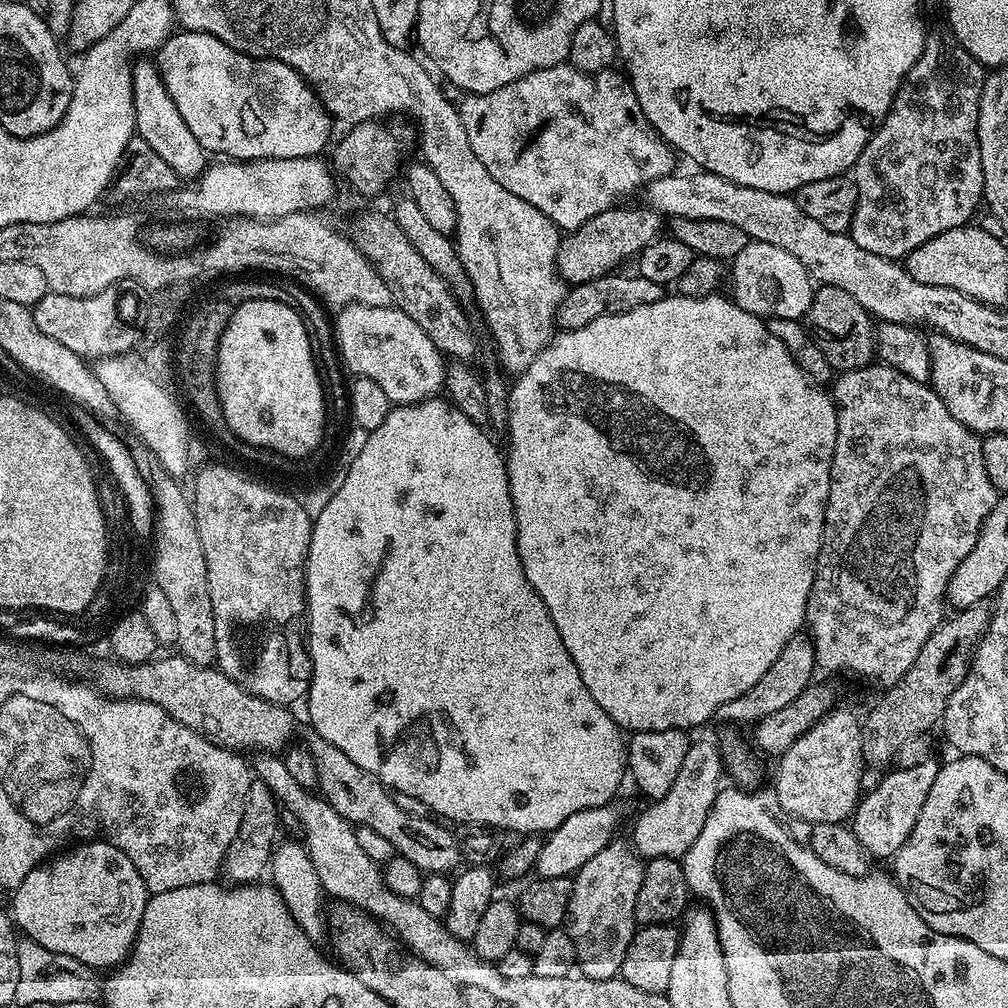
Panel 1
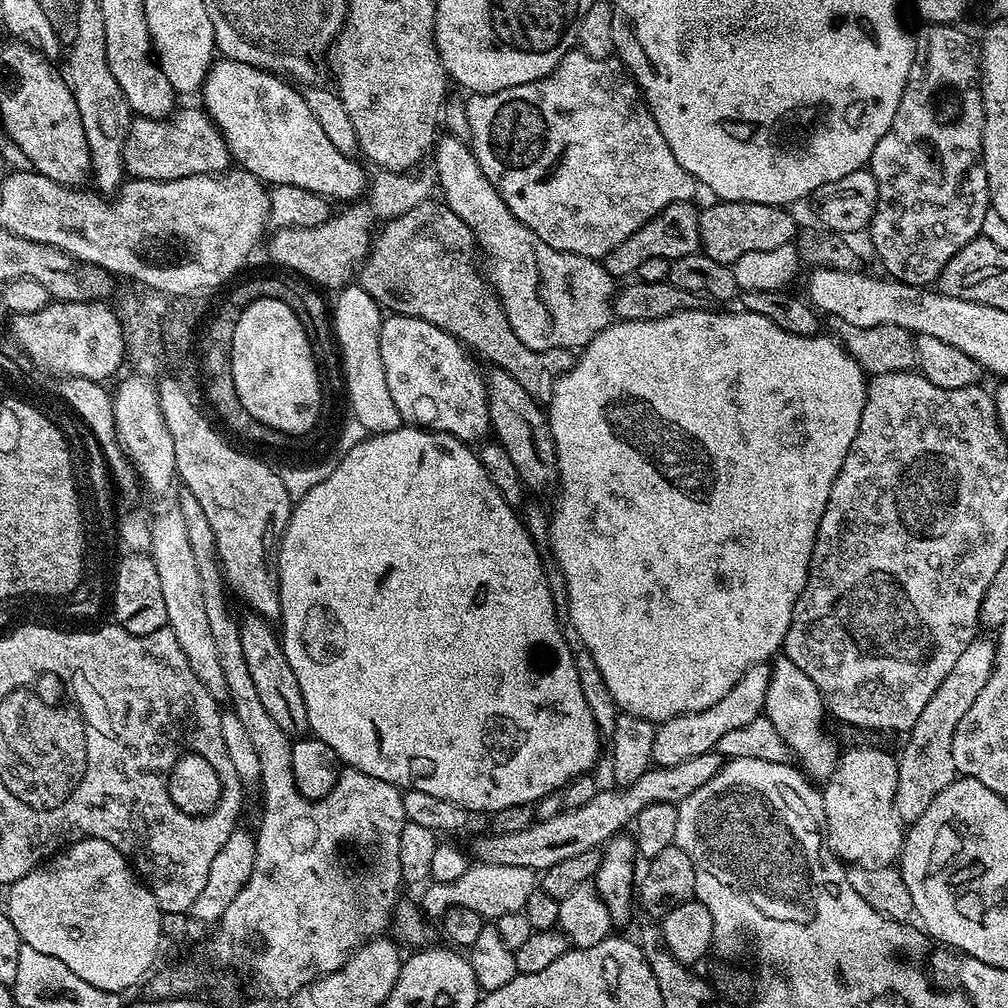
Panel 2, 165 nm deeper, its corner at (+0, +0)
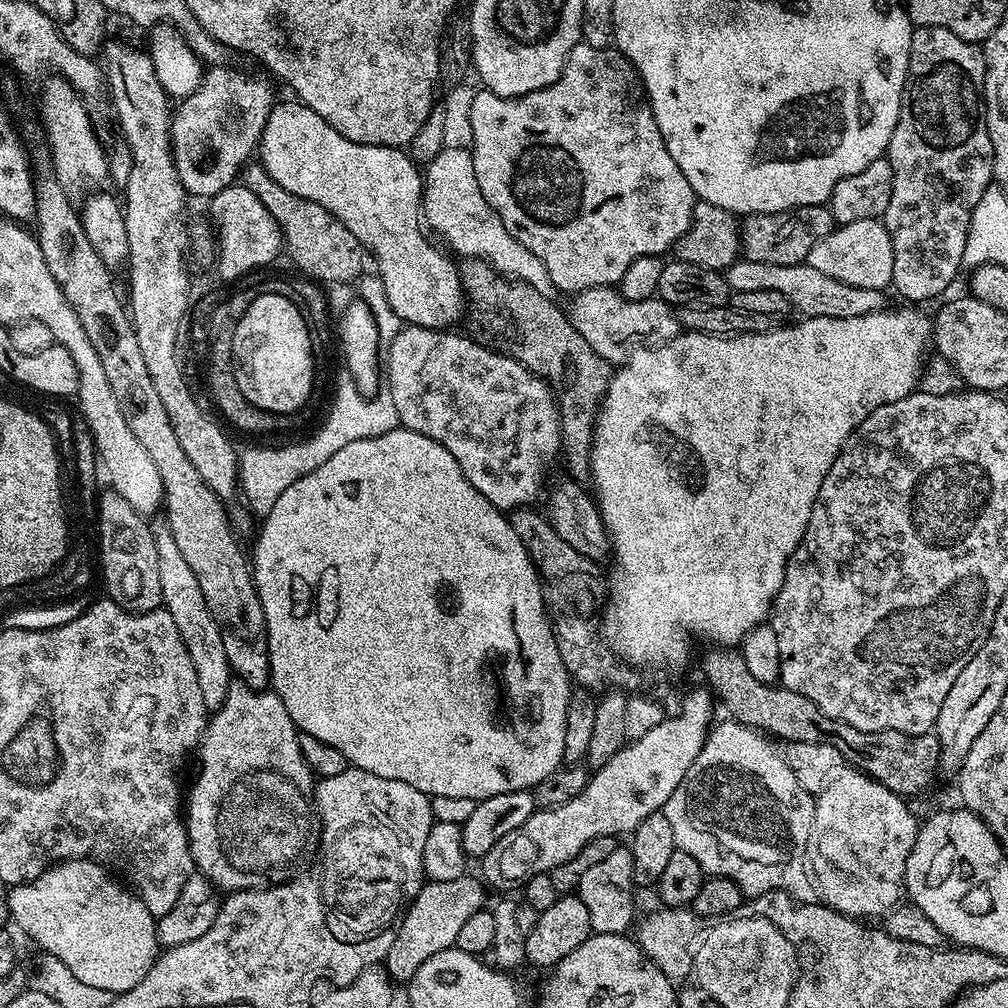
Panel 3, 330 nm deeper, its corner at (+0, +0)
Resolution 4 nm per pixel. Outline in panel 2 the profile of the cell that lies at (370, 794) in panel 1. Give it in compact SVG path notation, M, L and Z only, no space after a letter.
M716 750L706 754L698 754L694 758L686 758L678 762L678 766L665 768L653 766L649 768L638 782L630 786L604 792L598 790L586 806L578 806L560 810L557 816L548 816L545 820L537 819L526 830L514 830L514 834L497 832L480 836L473 842L470 852L479 863L494 866L522 866L533 870L543 870L554 866L554 862L562 862L562 858L574 858L574 854L586 854L586 850L600 848L608 843L613 836L621 833L624 824L631 825L636 815L651 804L679 805L698 786L704 786L714 774L726 763L725 757Z

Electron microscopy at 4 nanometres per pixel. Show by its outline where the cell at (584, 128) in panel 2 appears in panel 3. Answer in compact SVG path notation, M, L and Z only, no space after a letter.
M583 42L576 44L574 50L564 63L562 74L558 82L546 86L542 90L534 90L525 96L511 96L502 98L498 94L487 90L477 91L474 106L470 106L470 130L472 142L471 156L474 164L474 175L478 180L478 187L502 220L503 226L527 250L546 266L546 273L550 276L553 289L567 294L585 292L591 288L606 288L619 285L624 279L630 264L643 256L663 257L664 251L671 249L676 241L682 239L690 230L692 215L697 202L697 194L686 182L686 174L678 170L674 158L670 158L670 150L666 150L666 142L662 142L662 134L658 130L658 122L654 122L652 108L648 105L648 93L645 92L640 76L636 73L632 63L615 47L599 48Z

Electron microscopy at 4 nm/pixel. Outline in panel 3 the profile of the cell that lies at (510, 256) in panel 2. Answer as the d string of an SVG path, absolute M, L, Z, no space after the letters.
M615 287L591 288L585 292L575 293L571 297L572 308L567 309L568 319L572 321L574 330L590 342L590 347L602 358L606 358L609 364L619 366L632 355L638 348L658 348L660 345L670 342L676 336L680 335L682 329L680 326L680 317L674 311L673 305L668 304L659 298L651 300L628 300Z

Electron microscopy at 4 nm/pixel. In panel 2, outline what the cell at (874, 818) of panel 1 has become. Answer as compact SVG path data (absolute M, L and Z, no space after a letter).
M977 638L972 640L970 646L966 646L966 650L962 650L958 662L954 662L950 674L946 674L946 678L942 678L942 686L938 686L938 690L934 690L934 698L930 698L930 702L926 702L926 707L922 710L918 722L914 722L914 726L908 729L906 733L908 741L905 742L904 749L898 752L898 786L894 801L895 815L899 816L905 825L910 826L918 818L922 818L922 814L926 814L926 806L930 806L930 802L934 802L934 798L939 792L946 790L946 786L950 786L950 782L957 779L958 773L954 766L954 750L952 749L954 730L958 730L958 722L962 722L966 710L970 710L970 706L974 706L974 698L978 698L978 694L982 694L982 686L986 686L986 682L990 682L990 674L995 665L995 639Z

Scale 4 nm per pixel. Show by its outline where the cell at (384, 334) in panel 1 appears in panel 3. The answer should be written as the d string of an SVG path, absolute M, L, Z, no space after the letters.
M410 324L401 327L399 334L390 341L387 348L386 395L394 402L394 410L398 410L401 425L414 430L418 434L426 434L426 438L434 438L434 442L446 446L446 450L450 450L450 454L454 454L458 466L462 466L462 474L466 474L470 486L474 486L474 490L478 490L478 494L482 494L482 498L489 500L495 508L511 510L535 505L537 503L535 500L539 496L541 499L542 493L545 491L546 483L544 484L544 479L548 476L548 467L555 460L557 463L560 456L560 410L550 385L542 377L532 375L528 369L523 368L514 358L492 351L486 345L473 340L471 335L459 336L456 330L423 328L422 326Z

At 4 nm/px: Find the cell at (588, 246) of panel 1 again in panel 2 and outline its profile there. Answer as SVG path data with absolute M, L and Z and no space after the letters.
M685 202L666 206L654 218L650 218L650 222L634 230L634 234L630 234L630 238L626 238L622 246L614 246L614 250L610 250L610 254L603 257L602 263L605 270L614 278L628 275L631 277L639 273L642 262L647 262L650 258L662 258L671 262L700 251L700 235L698 234L700 208L694 205L695 203Z

